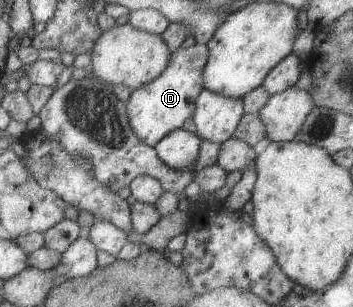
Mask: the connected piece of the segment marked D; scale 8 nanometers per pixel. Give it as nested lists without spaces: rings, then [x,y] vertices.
[[[193,43],[186,49],[177,48],[170,53],[169,65],[156,79],[133,91],[127,104],[130,124],[138,137],[150,147],[154,148],[162,137],[174,129],[183,128],[184,121],[193,117],[197,97],[204,88],[204,70],[208,58],[206,44]]]

